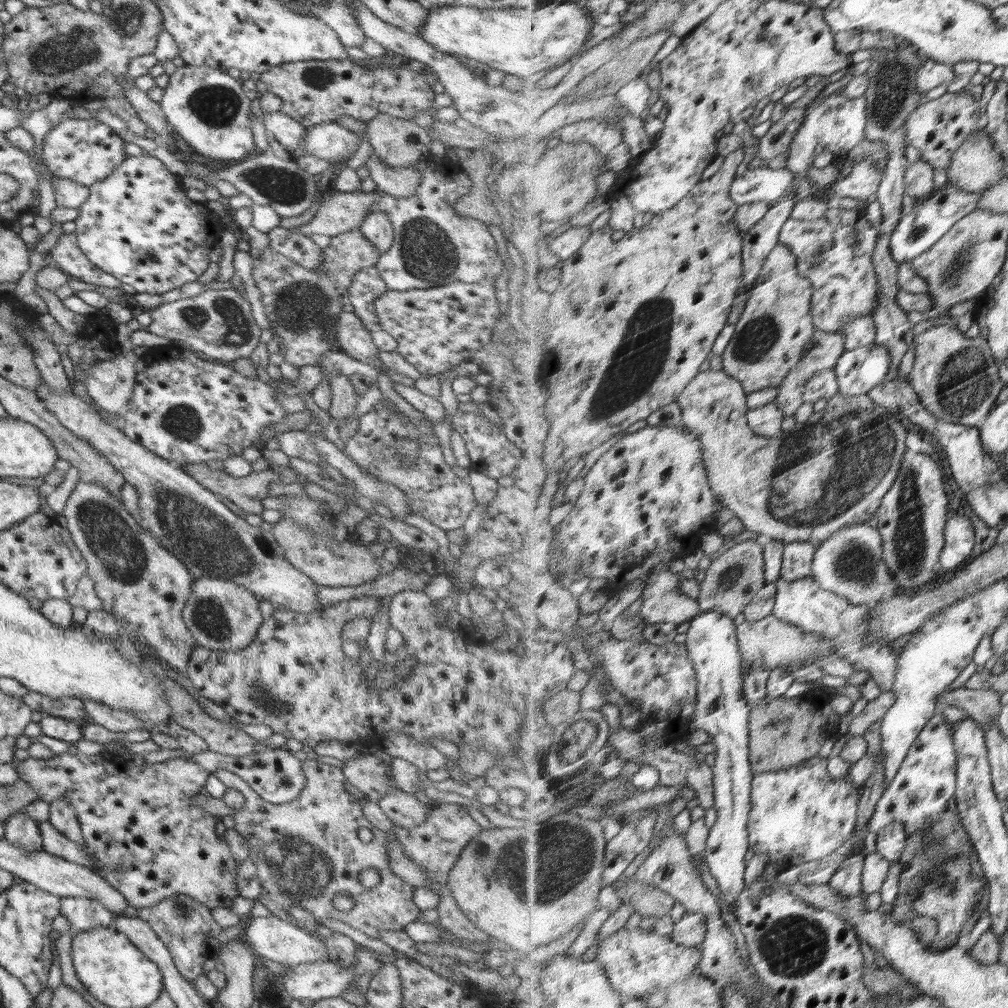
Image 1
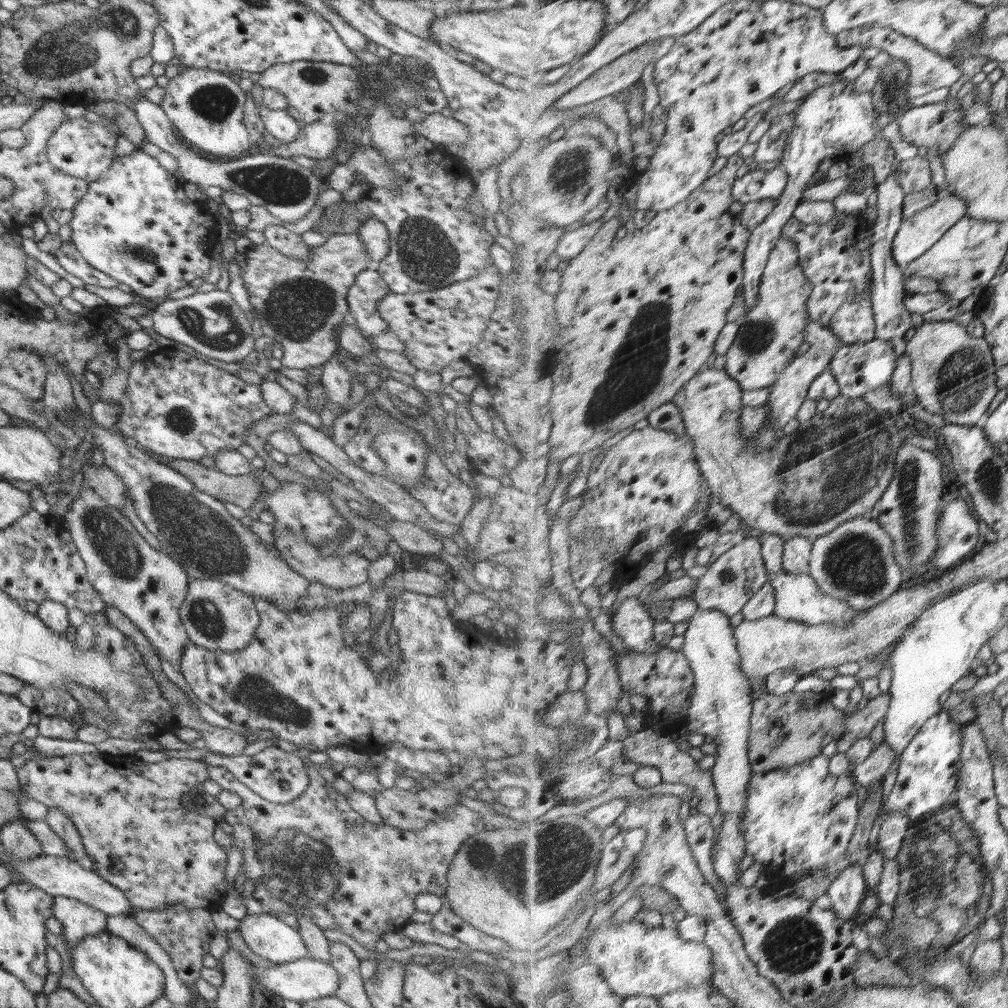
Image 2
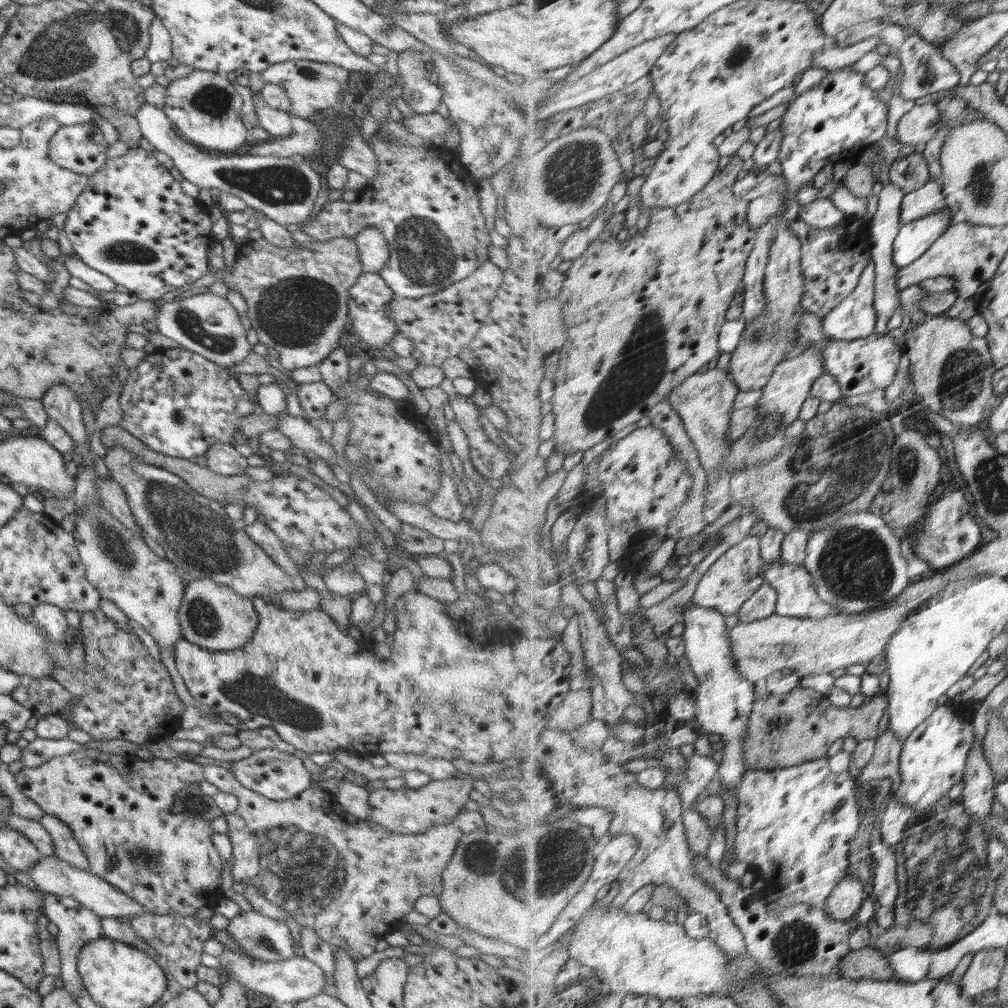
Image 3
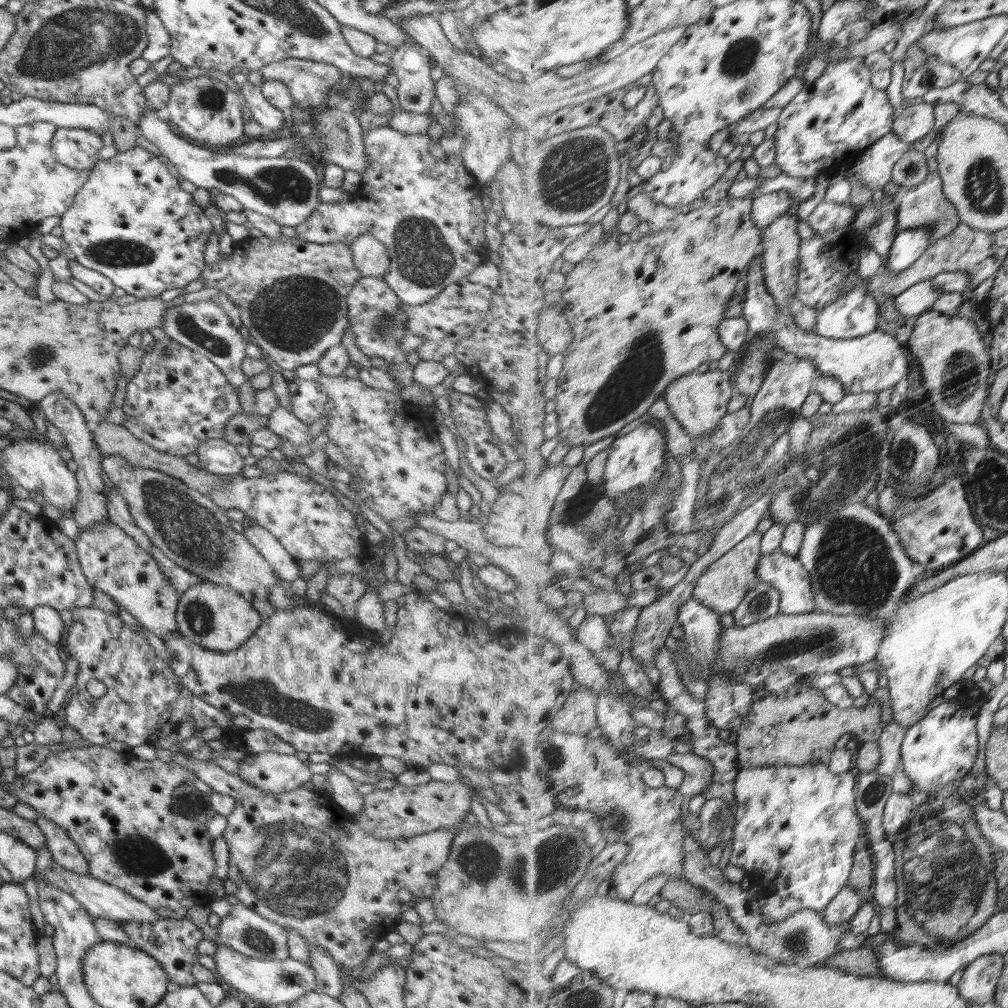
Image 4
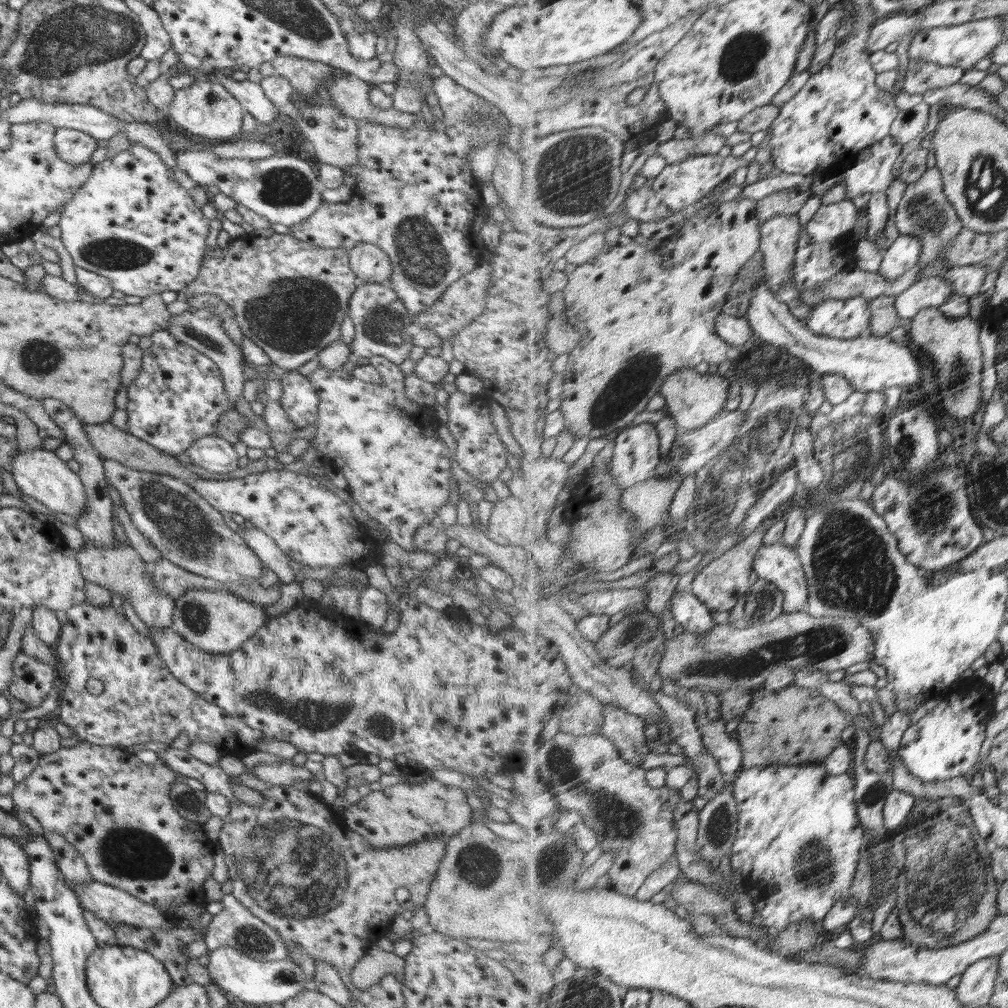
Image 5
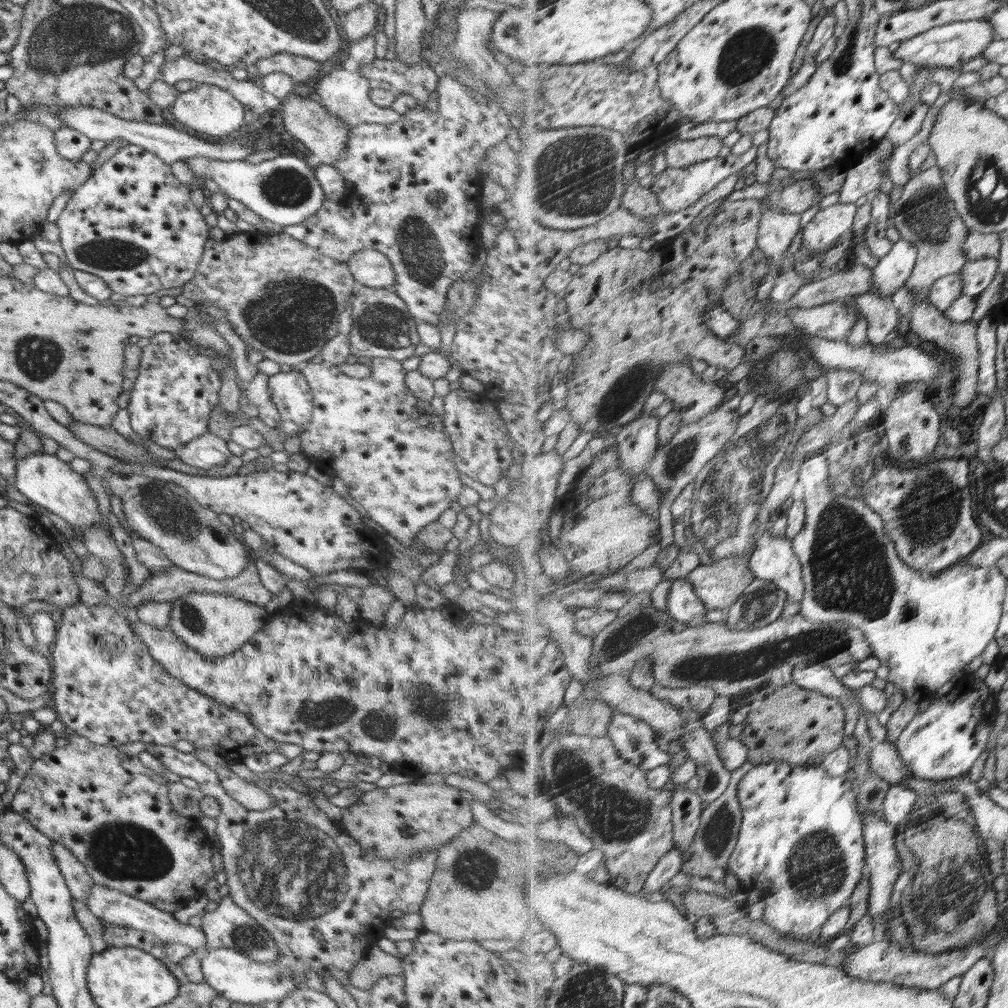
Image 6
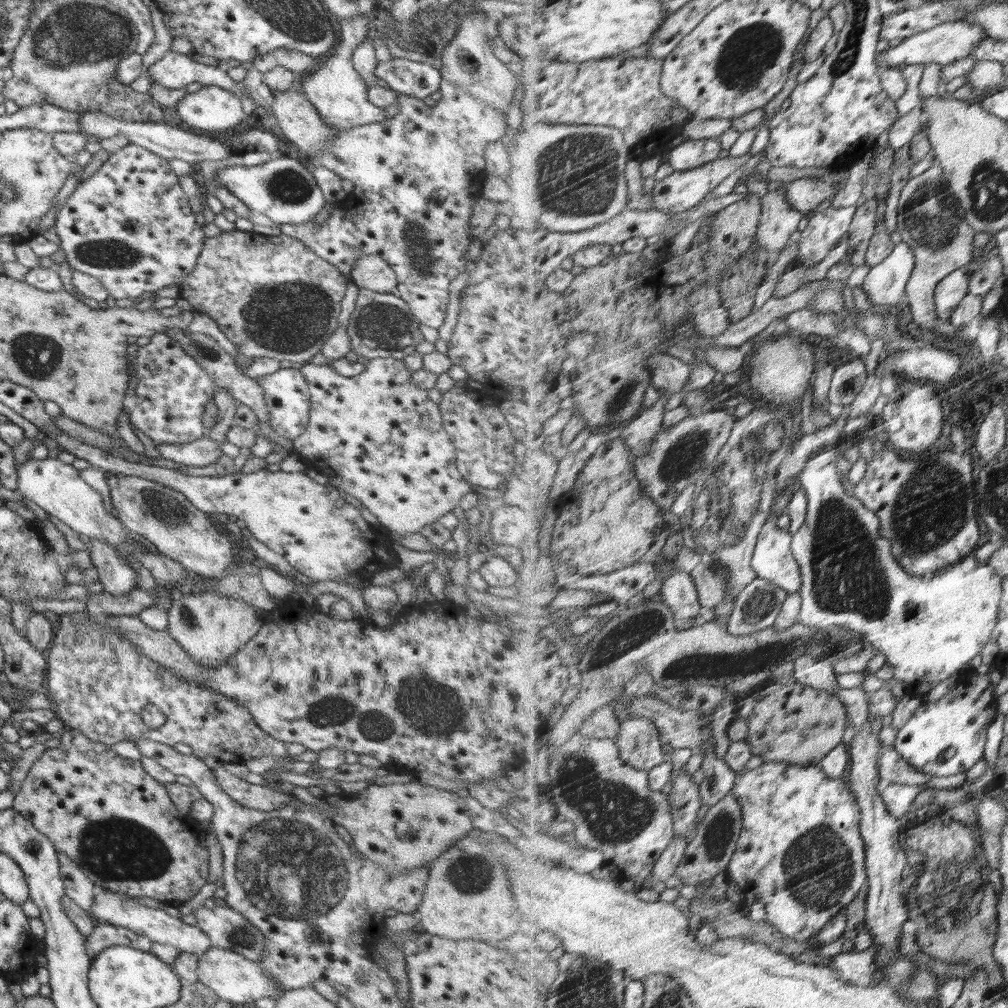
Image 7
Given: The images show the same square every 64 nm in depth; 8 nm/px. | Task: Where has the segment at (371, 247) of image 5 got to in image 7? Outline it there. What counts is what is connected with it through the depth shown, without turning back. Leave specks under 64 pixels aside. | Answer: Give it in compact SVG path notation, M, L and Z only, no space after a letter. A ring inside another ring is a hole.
M364 256L354 262L350 270L351 281L358 287L368 288L374 292L395 293L397 276L391 265L380 256Z

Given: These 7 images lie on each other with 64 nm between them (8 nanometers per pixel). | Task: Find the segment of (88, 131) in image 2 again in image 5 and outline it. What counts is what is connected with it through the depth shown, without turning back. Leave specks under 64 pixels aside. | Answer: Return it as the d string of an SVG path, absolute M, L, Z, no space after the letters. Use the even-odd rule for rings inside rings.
M73 128L55 129L53 145L60 159L76 166L88 164L90 155L98 148L97 140Z

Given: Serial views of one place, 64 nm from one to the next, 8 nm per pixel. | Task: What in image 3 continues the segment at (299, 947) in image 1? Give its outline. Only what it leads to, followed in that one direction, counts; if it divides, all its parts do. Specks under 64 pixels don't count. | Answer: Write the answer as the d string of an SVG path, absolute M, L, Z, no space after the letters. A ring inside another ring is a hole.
M241 910L225 929L232 940L254 959L279 961L294 957L294 939L286 923L255 910Z

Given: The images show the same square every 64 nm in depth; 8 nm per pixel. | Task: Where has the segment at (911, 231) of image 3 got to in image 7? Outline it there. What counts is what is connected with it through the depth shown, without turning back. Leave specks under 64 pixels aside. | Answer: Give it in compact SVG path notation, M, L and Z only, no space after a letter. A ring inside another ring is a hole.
M900 243L882 264L875 266L866 279L864 290L872 305L896 307L916 268L916 256L910 244Z

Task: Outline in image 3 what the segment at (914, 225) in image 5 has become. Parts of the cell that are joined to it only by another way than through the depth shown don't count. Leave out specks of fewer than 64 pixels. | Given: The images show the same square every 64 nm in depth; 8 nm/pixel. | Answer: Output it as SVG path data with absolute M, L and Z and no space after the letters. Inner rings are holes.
M931 179L926 187L907 194L903 201L901 218L903 224L910 224L929 215L940 213L952 205L952 201L946 197L943 180Z

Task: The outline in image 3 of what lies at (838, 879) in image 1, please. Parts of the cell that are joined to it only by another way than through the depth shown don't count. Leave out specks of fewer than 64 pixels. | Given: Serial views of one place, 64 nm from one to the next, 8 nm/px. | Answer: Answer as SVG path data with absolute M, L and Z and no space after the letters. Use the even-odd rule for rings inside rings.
M848 874L835 889L826 904L826 909L834 920L855 919L868 898L866 886L854 874Z

